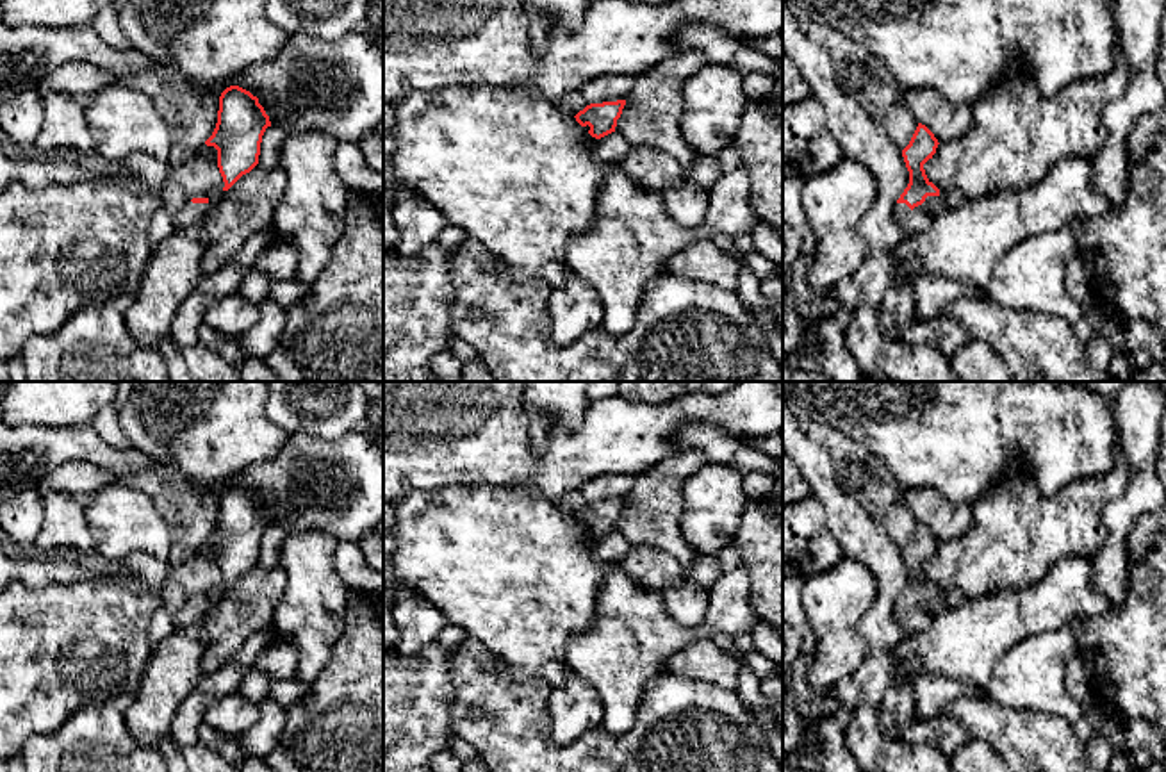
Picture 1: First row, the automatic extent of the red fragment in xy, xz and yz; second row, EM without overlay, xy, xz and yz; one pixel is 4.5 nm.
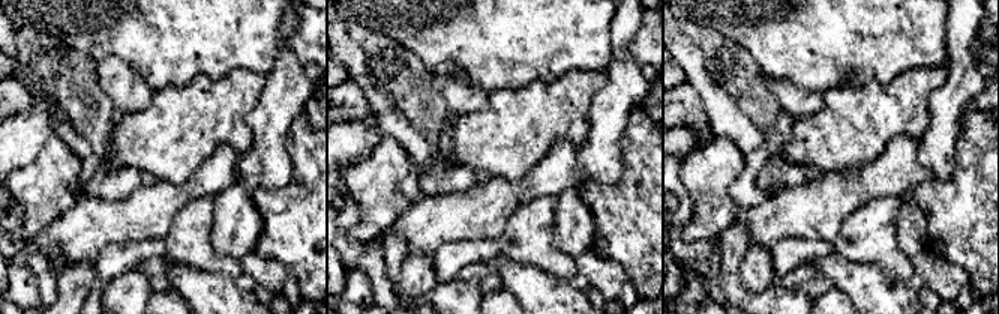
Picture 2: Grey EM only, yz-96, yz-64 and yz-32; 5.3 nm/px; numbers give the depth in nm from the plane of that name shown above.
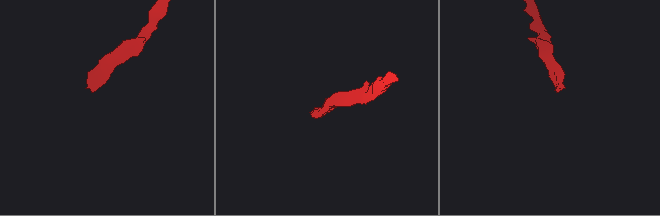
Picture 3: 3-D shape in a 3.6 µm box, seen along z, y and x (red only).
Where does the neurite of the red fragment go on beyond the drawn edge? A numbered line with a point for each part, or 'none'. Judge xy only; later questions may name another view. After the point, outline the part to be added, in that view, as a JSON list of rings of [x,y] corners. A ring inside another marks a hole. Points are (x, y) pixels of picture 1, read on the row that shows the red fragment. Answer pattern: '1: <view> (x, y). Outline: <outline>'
1: xy (191, 213). Outline: [[[185,201],[185,205],[173,216],[175,230],[184,230],[185,226],[198,223],[210,203],[193,203]]]

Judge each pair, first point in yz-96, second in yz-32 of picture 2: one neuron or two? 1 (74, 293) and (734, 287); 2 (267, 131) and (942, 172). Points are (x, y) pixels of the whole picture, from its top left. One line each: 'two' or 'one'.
1: two
2: one

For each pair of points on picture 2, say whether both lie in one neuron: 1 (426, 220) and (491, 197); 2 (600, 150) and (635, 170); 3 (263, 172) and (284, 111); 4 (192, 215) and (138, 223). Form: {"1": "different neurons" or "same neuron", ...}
{"1": "same neuron", "2": "different neurons", "3": "same neuron", "4": "different neurons"}

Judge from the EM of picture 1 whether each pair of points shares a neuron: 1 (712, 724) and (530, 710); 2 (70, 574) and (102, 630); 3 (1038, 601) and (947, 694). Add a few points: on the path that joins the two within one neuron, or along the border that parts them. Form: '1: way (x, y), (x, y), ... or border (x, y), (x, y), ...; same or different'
1: way (662, 740), (640, 742), (630, 753), (562, 753); same
2: border (116, 582), (90, 578), (49, 583), (32, 591); different
3: border (920, 665), (922, 671), (965, 680), (983, 690); different

